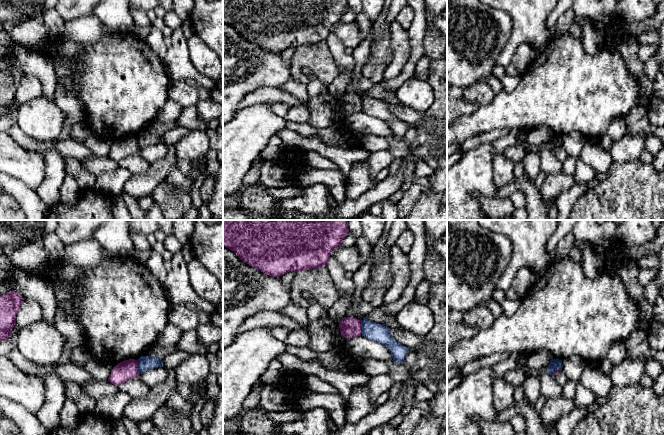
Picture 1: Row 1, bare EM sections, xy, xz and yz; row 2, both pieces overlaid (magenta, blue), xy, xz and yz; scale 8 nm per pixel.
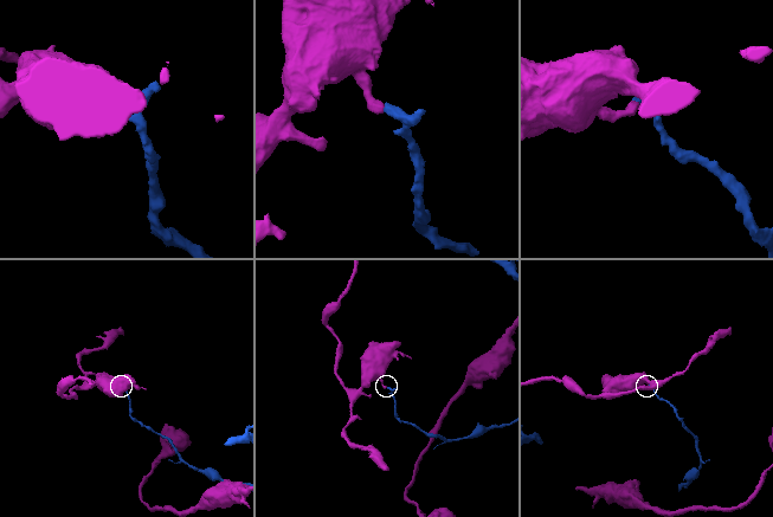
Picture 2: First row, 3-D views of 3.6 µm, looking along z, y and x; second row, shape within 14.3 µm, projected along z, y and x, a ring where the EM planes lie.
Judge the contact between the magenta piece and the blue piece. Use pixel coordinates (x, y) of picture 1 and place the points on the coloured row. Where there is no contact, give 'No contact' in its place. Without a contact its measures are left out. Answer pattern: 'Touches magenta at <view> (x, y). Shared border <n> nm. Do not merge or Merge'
Touches magenta at xy (137, 367). Shared border 110 nm. Do not merge

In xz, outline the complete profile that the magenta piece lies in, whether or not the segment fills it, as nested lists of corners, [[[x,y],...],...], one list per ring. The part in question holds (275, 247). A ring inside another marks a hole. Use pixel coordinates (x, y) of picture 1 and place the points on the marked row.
[[[223,220],[223,246],[232,250],[243,262],[255,267],[264,274],[279,277],[290,271],[298,272],[328,265],[332,250],[341,245],[343,239],[349,232],[348,221],[349,220]]]

